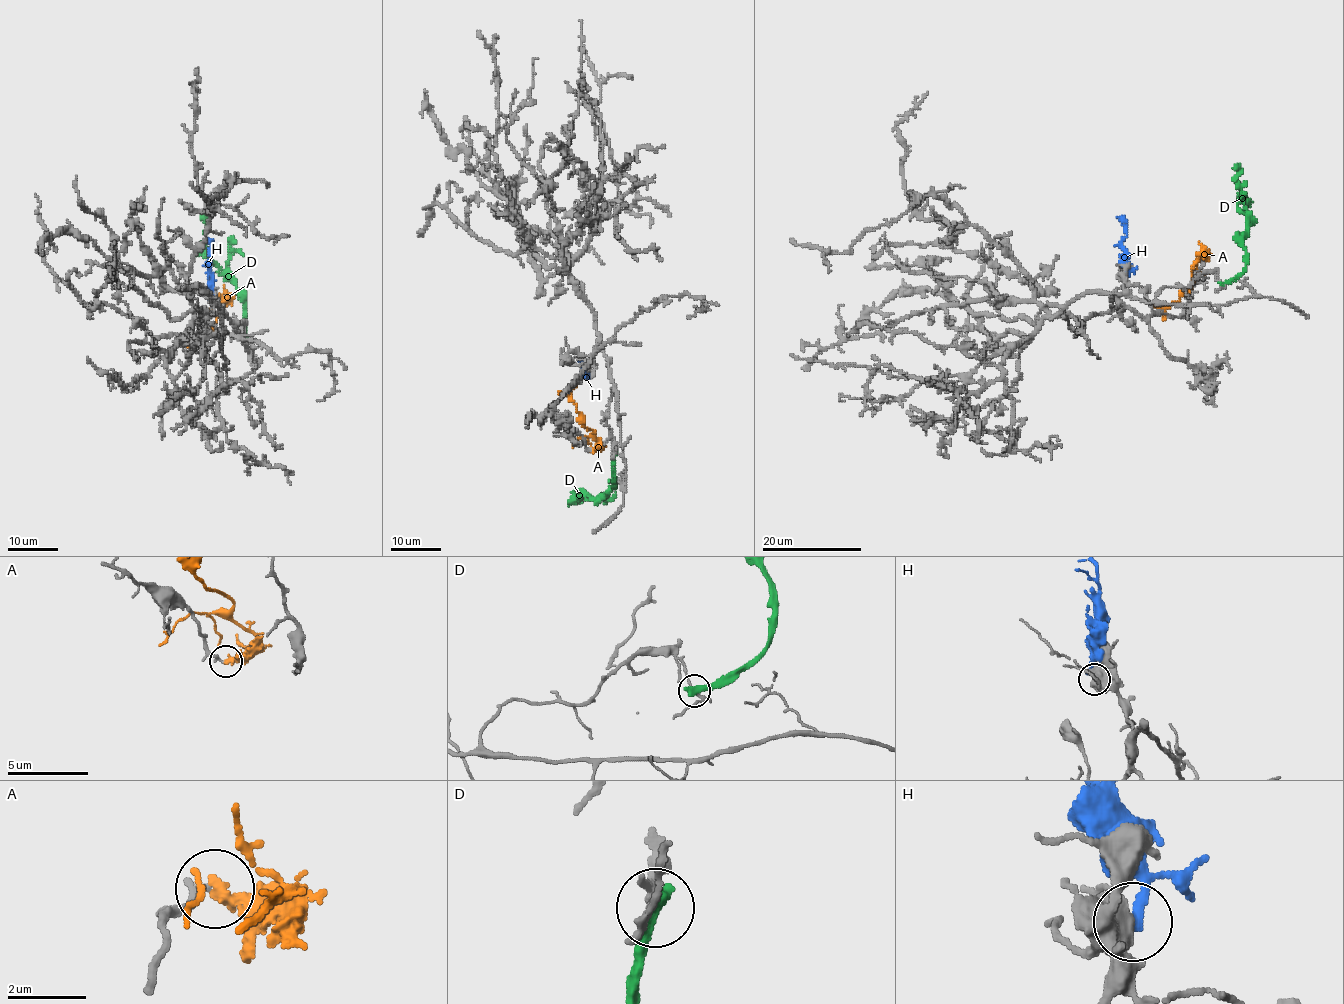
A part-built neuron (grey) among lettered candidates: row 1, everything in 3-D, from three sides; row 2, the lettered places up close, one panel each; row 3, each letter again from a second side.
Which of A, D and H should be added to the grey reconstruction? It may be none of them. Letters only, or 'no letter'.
no letter

